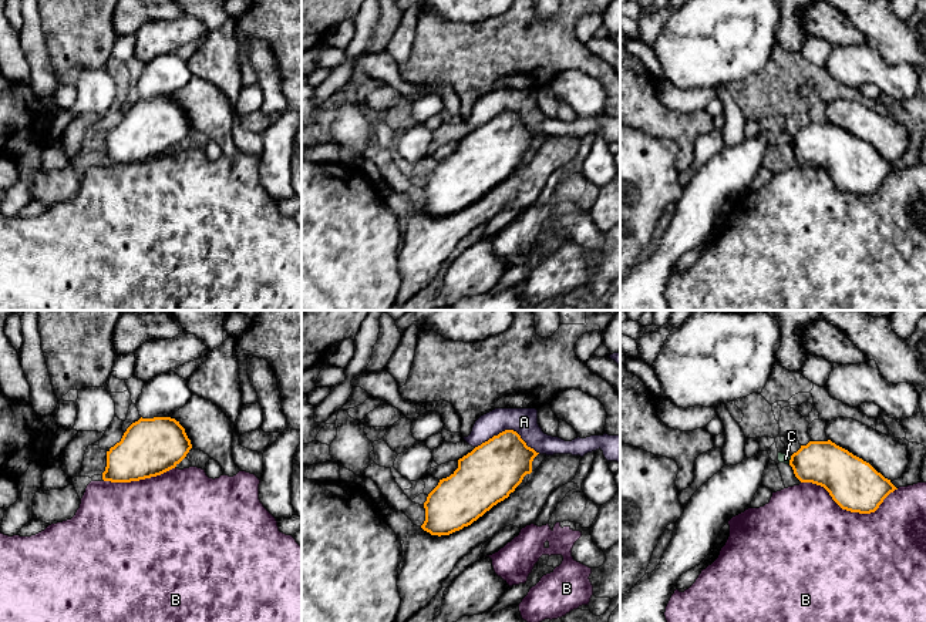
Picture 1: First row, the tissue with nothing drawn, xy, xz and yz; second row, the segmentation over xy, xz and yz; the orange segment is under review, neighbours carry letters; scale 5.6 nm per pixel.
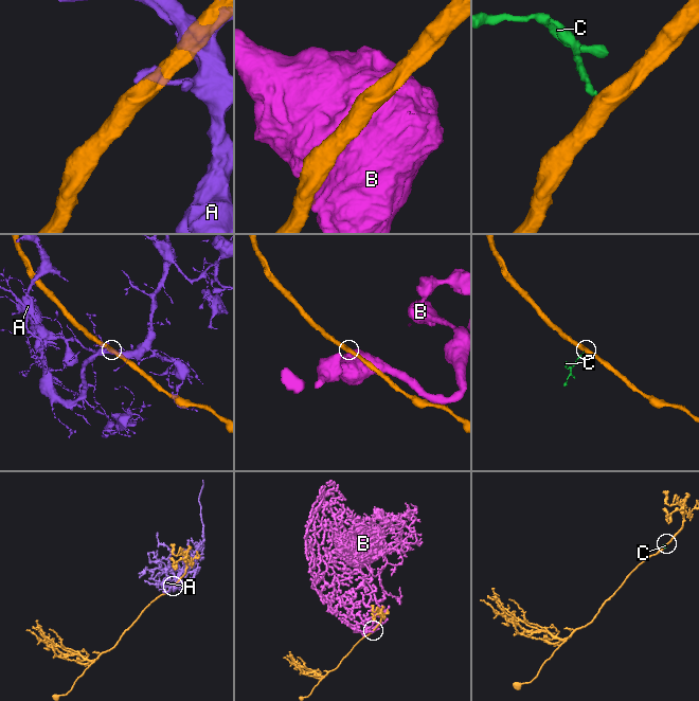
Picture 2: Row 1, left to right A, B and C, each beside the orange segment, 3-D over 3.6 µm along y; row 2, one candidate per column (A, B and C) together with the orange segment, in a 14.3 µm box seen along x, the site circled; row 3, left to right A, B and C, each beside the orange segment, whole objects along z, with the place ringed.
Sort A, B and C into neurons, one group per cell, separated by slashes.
A / B / C

